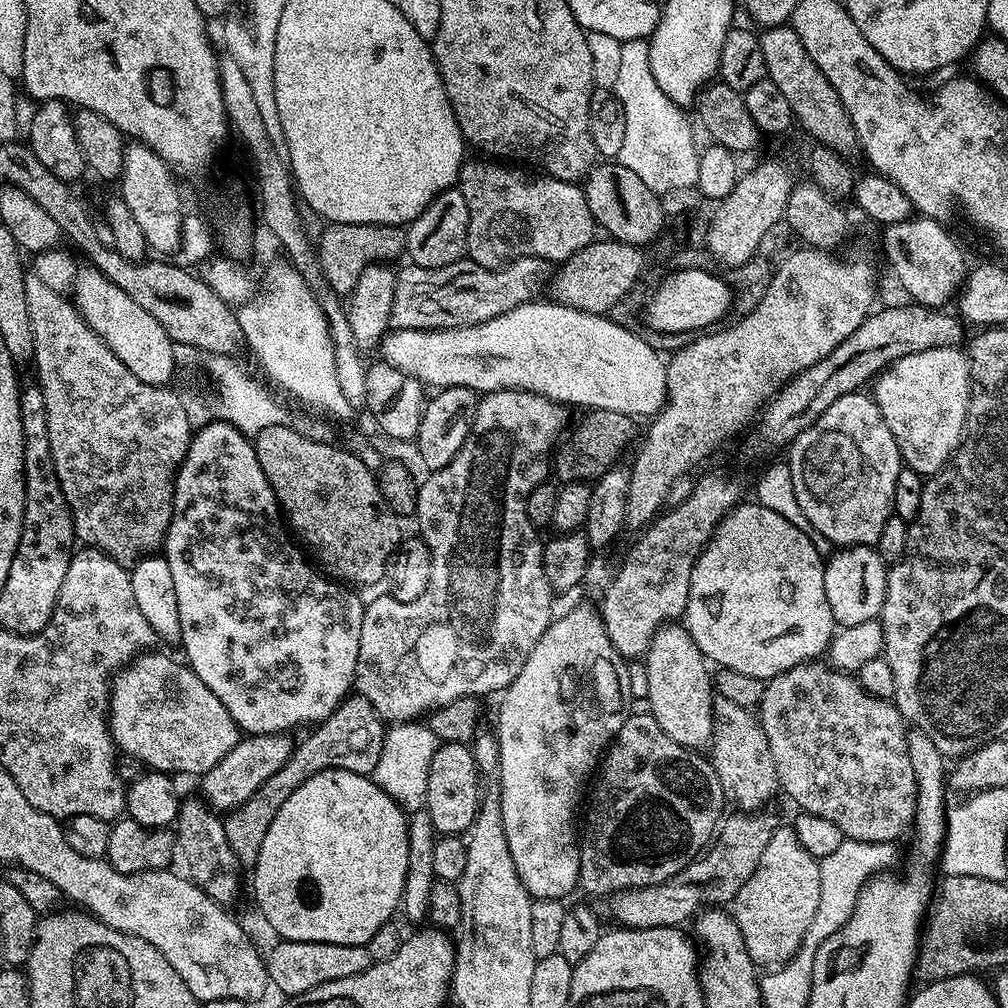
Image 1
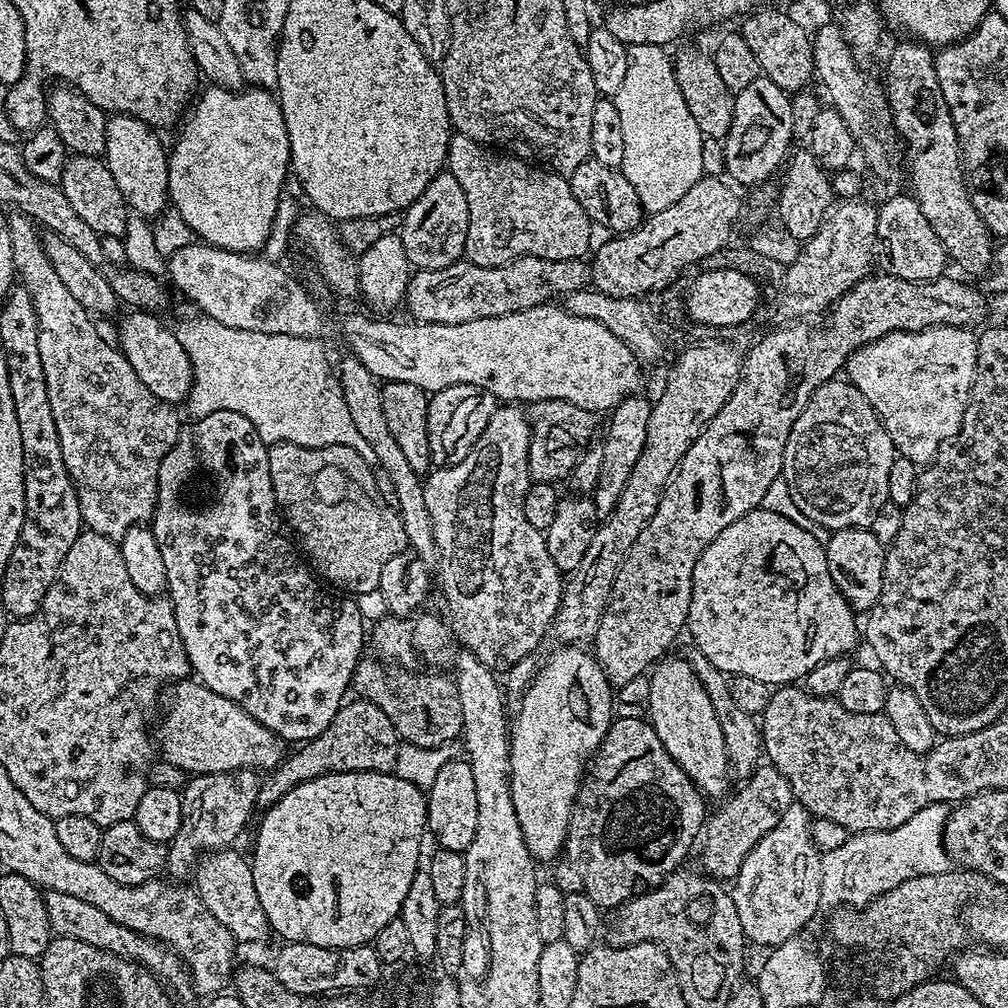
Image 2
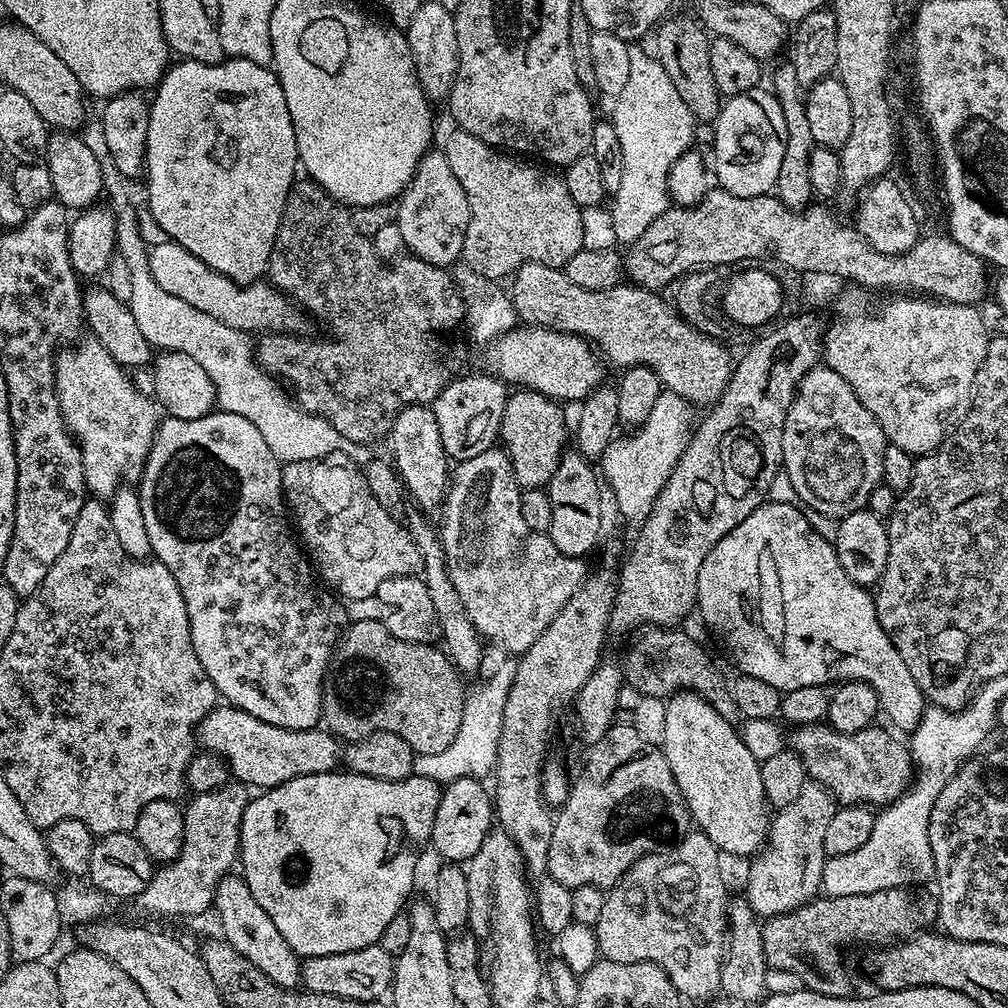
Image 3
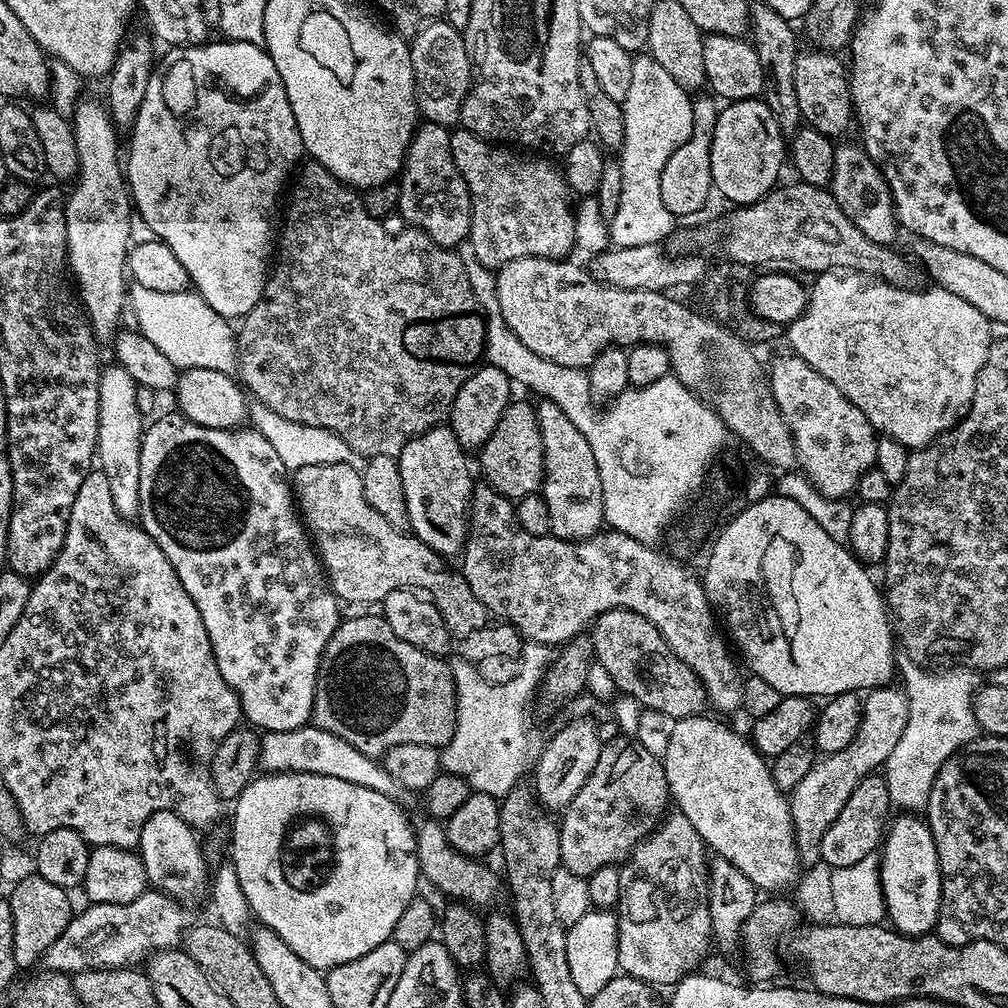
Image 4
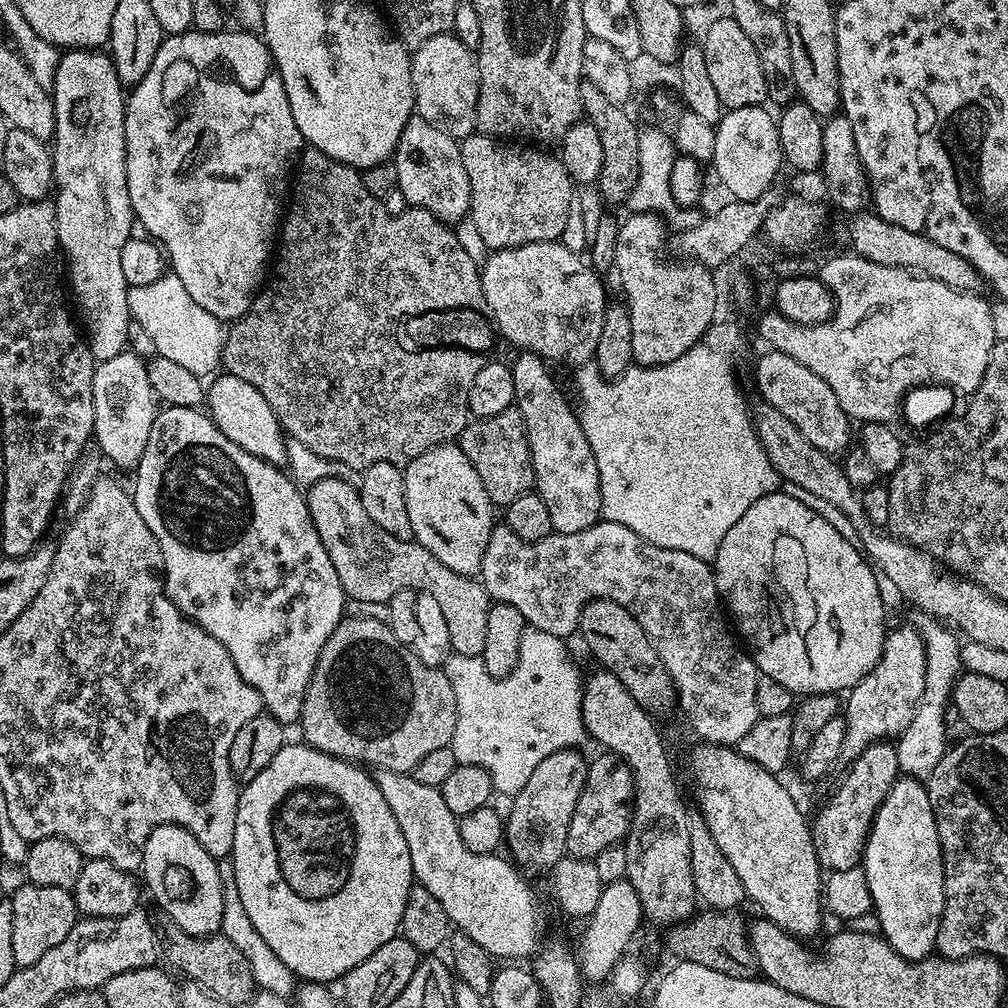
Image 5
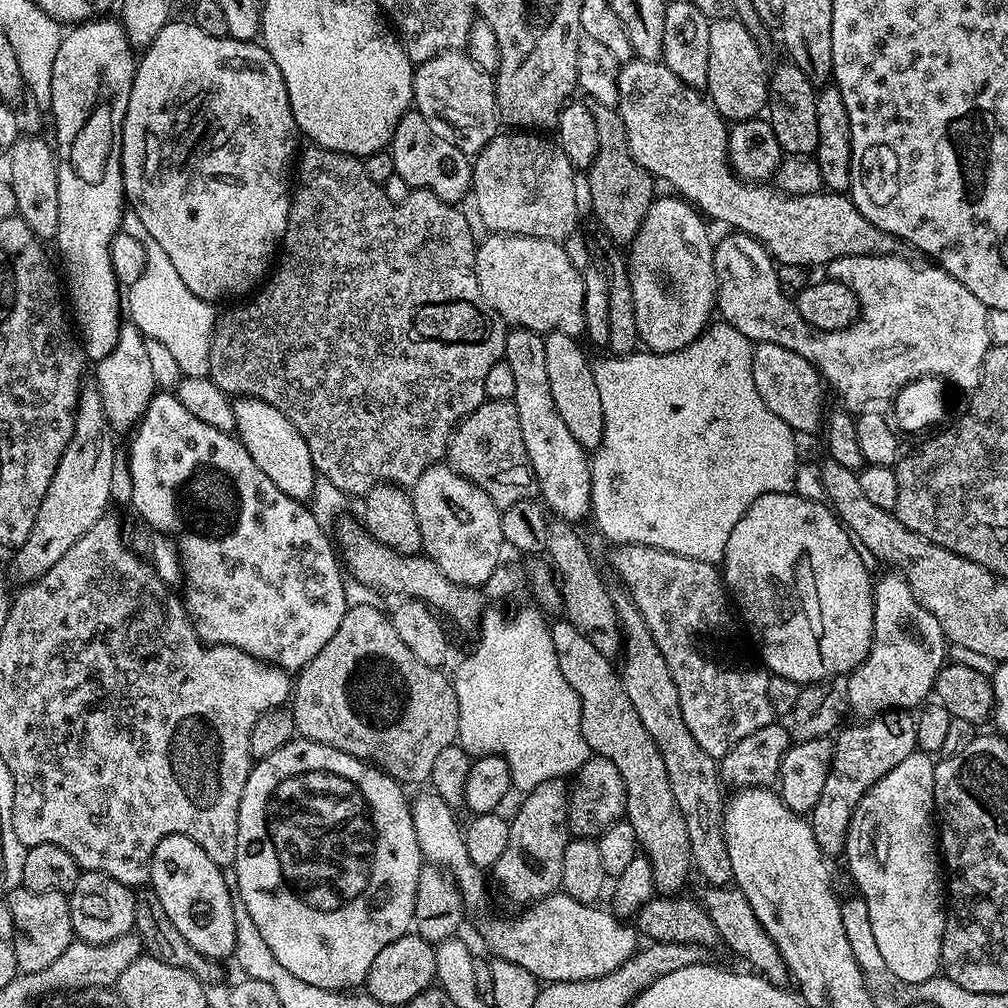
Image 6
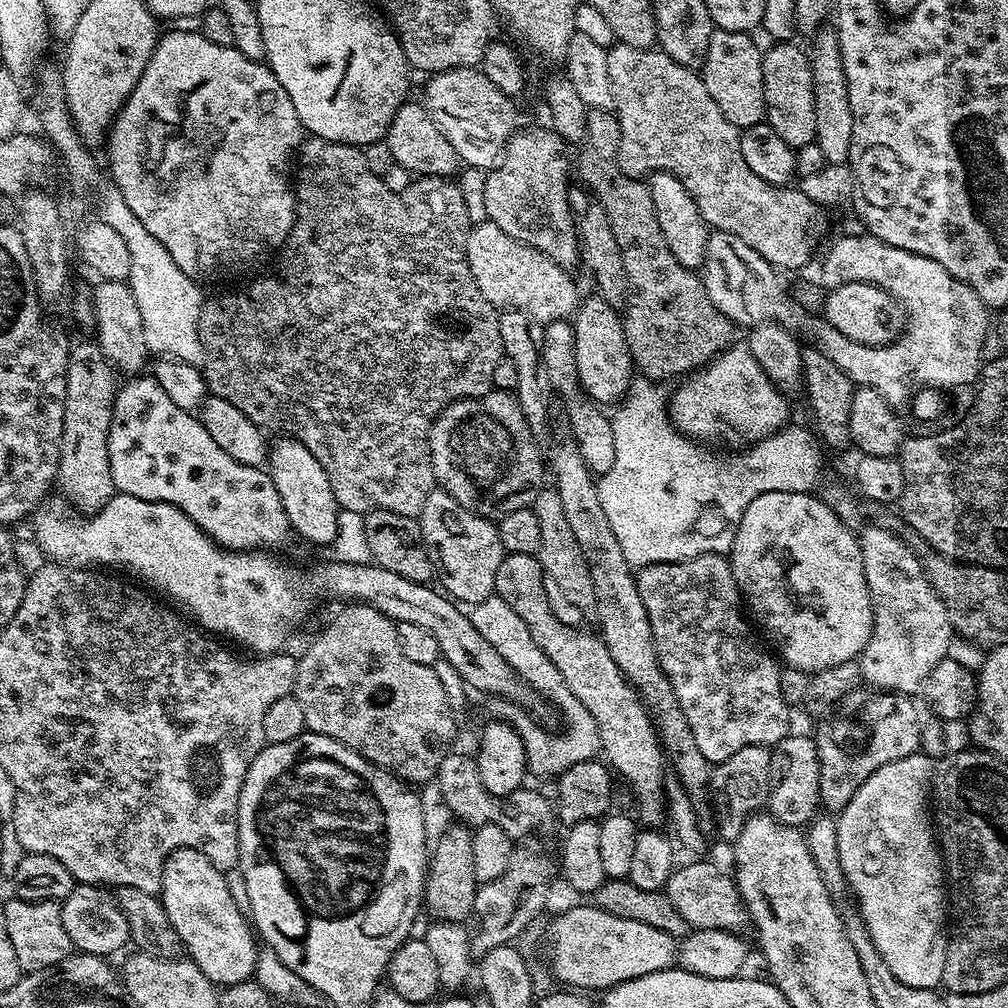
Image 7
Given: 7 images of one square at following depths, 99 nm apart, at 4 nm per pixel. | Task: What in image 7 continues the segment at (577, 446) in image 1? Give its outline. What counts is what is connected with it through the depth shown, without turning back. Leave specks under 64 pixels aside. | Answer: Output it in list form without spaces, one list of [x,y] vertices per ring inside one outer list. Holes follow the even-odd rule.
[[[493,390],[473,400],[456,400],[442,409],[428,435],[436,484],[448,492],[454,502],[479,516],[499,518],[510,514],[510,510],[527,508],[546,484],[546,460],[536,440],[537,433],[530,430],[526,414],[522,414],[522,406],[511,391]]]

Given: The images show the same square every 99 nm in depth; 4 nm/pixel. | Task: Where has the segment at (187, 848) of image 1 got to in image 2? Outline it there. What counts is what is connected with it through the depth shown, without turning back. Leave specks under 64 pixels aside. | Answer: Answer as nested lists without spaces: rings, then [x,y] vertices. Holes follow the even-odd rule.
[[[221,848],[219,852],[207,853],[194,869],[194,887],[206,910],[210,910],[210,914],[214,914],[214,918],[218,918],[218,922],[222,922],[222,926],[226,926],[226,930],[230,930],[230,934],[241,945],[269,935],[266,910],[262,910],[258,890],[254,887],[252,865],[245,857],[243,860],[236,850]]]

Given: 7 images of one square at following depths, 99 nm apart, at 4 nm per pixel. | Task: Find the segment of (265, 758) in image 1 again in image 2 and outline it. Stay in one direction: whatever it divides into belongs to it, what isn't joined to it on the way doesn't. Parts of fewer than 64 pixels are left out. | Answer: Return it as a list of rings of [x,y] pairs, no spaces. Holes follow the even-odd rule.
[[[240,768],[237,772],[196,774],[187,781],[180,792],[182,826],[178,826],[178,834],[174,834],[174,838],[166,845],[166,872],[169,877],[191,877],[198,861],[205,854],[235,845],[234,842],[243,834],[252,811],[257,811],[256,791],[260,788],[260,781],[261,777],[250,768]]]

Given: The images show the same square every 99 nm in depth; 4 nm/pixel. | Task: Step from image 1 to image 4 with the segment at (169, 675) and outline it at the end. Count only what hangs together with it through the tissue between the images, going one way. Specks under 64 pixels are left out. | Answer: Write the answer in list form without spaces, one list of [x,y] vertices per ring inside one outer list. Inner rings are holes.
[[[305,726],[298,730],[264,732],[259,739],[259,767],[265,773],[322,774],[328,778],[342,778],[346,782],[354,782],[354,786],[366,786],[366,790],[378,790],[378,794],[386,794],[393,798],[399,797],[398,794],[401,795],[402,789],[399,782],[390,778],[390,774],[379,759],[362,754],[362,750],[354,750],[354,746],[350,746],[350,742],[338,738],[338,734],[330,734],[330,730]]]

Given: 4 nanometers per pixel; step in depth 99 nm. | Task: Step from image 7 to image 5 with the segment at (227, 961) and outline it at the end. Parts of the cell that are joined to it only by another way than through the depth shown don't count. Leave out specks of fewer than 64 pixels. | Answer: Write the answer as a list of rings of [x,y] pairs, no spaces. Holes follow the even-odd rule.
[[[177,824],[158,826],[150,838],[146,838],[143,883],[146,888],[148,883],[157,906],[168,915],[167,919],[191,936],[215,936],[223,926],[225,897],[217,861],[194,834]]]

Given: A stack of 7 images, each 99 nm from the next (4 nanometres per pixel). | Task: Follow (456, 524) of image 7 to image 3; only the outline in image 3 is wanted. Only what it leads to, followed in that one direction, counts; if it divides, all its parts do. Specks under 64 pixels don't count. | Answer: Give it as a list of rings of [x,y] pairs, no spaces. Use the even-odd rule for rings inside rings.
[[[412,404],[404,409],[394,422],[390,433],[391,440],[391,459],[411,499],[412,496],[416,499],[415,507],[425,514],[432,514],[435,508],[437,511],[443,505],[444,498],[448,495],[450,457],[442,446],[442,434],[438,431],[438,422],[431,407],[426,404]]]

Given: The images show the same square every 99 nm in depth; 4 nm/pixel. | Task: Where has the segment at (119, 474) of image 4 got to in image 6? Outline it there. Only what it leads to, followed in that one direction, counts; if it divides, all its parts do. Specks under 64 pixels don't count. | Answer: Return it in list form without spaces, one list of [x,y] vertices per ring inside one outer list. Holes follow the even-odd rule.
[[[131,322],[121,323],[118,342],[106,358],[95,361],[96,380],[95,387],[100,389],[102,406],[106,410],[108,425],[117,433],[127,433],[135,429],[140,422],[140,415],[150,406],[152,397],[158,389],[154,382],[154,373],[146,354],[146,342],[138,326]]]

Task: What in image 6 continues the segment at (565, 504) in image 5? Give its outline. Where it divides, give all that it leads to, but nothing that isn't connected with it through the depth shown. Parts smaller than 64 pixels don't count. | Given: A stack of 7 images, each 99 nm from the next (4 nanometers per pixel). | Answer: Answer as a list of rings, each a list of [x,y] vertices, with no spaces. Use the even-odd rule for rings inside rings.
[[[513,327],[504,338],[503,360],[514,374],[512,401],[518,410],[518,422],[522,422],[522,442],[526,442],[530,466],[536,475],[539,499],[555,519],[580,522],[583,516],[587,517],[592,511],[592,466],[589,453],[578,446],[578,442],[570,435],[566,422],[562,422],[562,414],[558,414],[558,406],[554,406],[554,398],[550,398],[544,336],[539,332],[531,332],[529,328]]]

